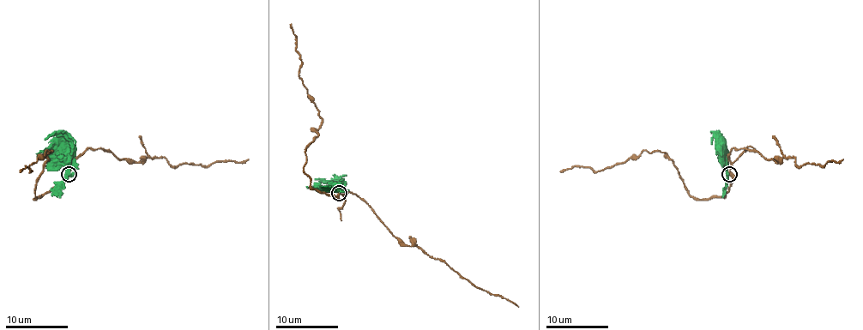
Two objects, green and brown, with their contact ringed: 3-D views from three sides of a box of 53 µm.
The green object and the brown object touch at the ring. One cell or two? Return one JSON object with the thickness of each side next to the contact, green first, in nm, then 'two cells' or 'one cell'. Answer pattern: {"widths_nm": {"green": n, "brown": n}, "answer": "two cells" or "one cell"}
{"widths_nm": {"green": 400, "brown": 320}, "answer": "two cells"}

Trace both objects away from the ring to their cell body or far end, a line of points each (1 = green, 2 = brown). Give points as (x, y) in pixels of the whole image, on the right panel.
1: (727, 174), (726, 147), (720, 135), (715, 140)
2: (729, 174), (726, 193), (706, 199), (692, 197), (673, 161), (656, 151), (610, 168), (571, 166), (560, 172)

